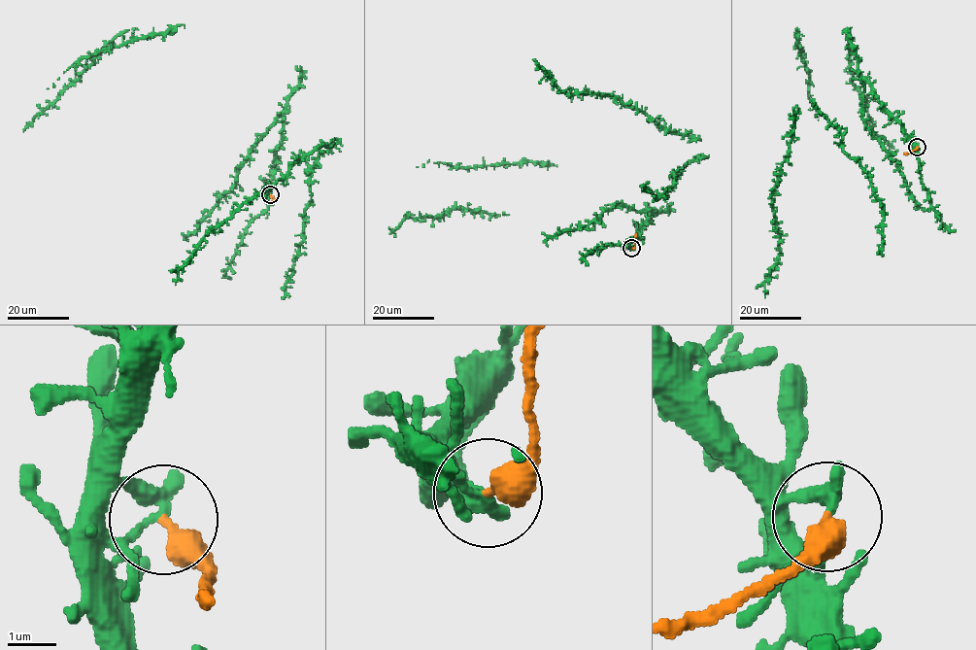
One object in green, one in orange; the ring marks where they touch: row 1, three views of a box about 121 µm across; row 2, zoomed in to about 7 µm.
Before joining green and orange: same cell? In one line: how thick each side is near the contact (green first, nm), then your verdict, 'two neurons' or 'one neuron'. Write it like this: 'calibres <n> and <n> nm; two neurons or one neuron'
calibres 280 and 440 nm; two neurons

